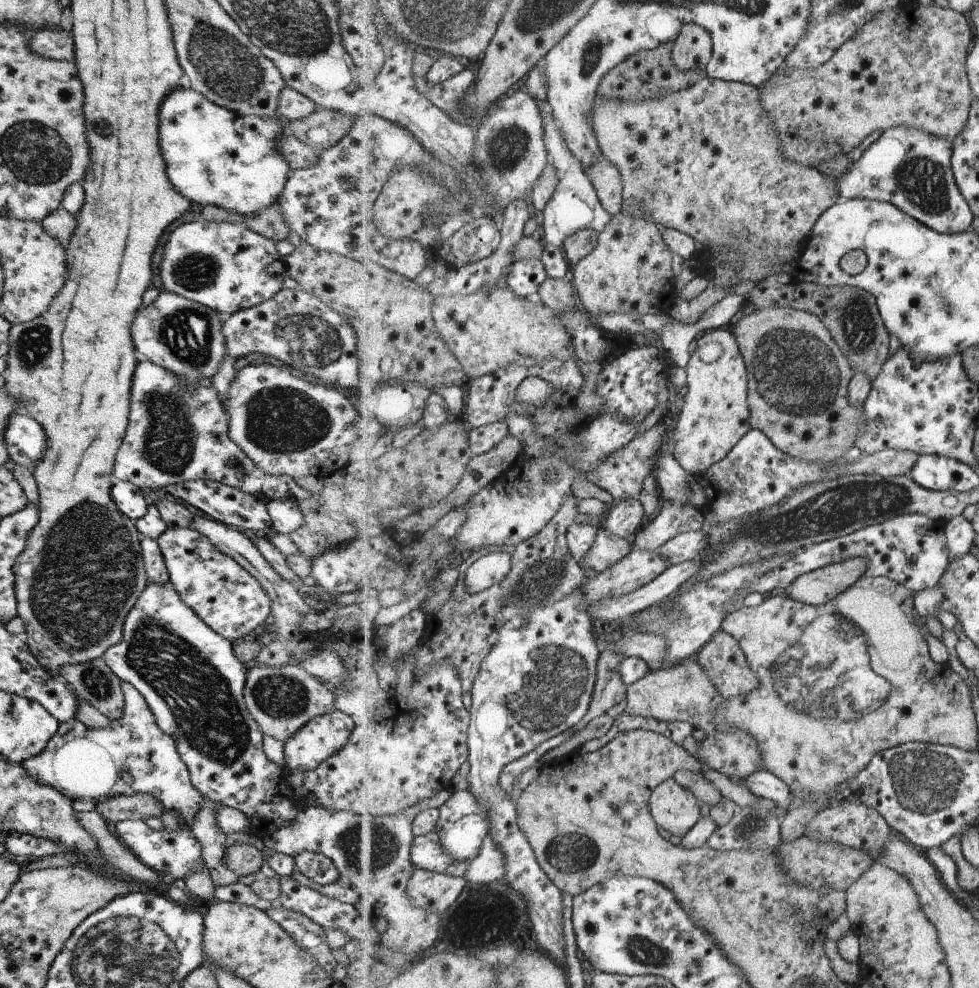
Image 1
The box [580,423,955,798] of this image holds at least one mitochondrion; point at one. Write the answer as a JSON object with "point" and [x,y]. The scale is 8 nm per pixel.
{"point":[809,678]}

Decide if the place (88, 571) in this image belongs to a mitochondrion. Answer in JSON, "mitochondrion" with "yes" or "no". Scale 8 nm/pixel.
{"mitochondrion":"yes"}

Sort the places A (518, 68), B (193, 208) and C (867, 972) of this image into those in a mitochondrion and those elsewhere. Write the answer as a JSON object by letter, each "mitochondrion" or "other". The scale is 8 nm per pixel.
{"A":"other","B":"other","C":"other"}

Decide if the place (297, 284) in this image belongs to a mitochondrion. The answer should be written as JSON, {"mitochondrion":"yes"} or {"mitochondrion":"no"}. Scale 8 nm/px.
{"mitochondrion":"no"}

